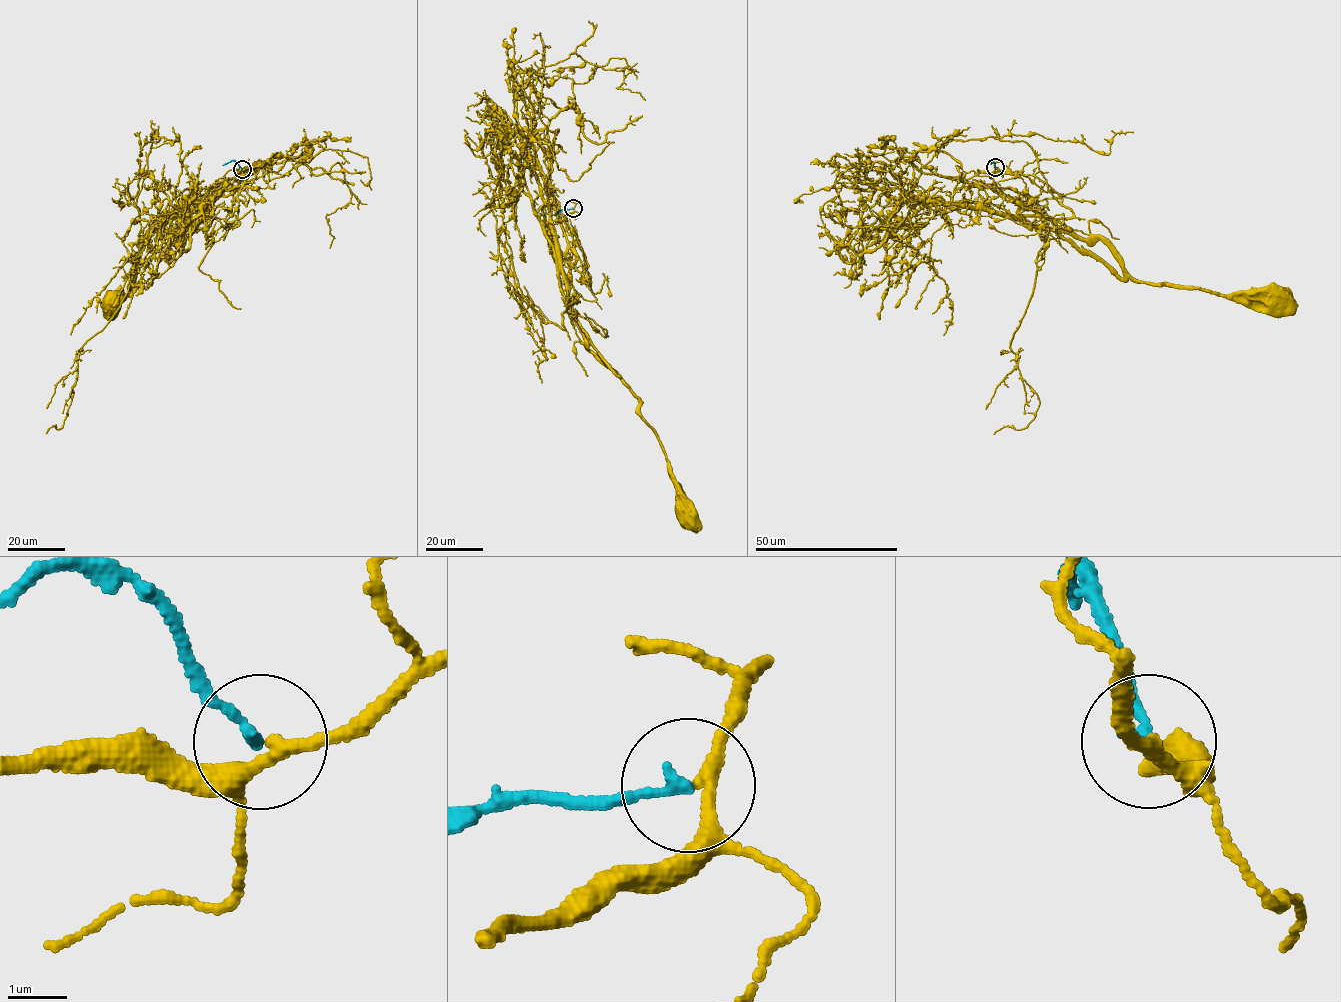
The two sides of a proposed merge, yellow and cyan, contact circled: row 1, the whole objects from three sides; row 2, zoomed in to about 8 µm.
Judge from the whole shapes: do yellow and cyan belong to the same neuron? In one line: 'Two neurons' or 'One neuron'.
One neuron

